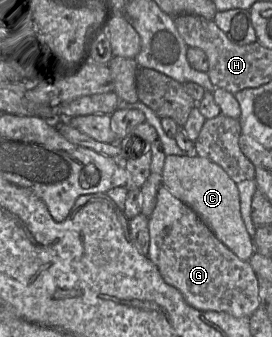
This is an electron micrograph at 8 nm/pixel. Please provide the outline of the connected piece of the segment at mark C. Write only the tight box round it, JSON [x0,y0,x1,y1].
[162,155,255,262]

